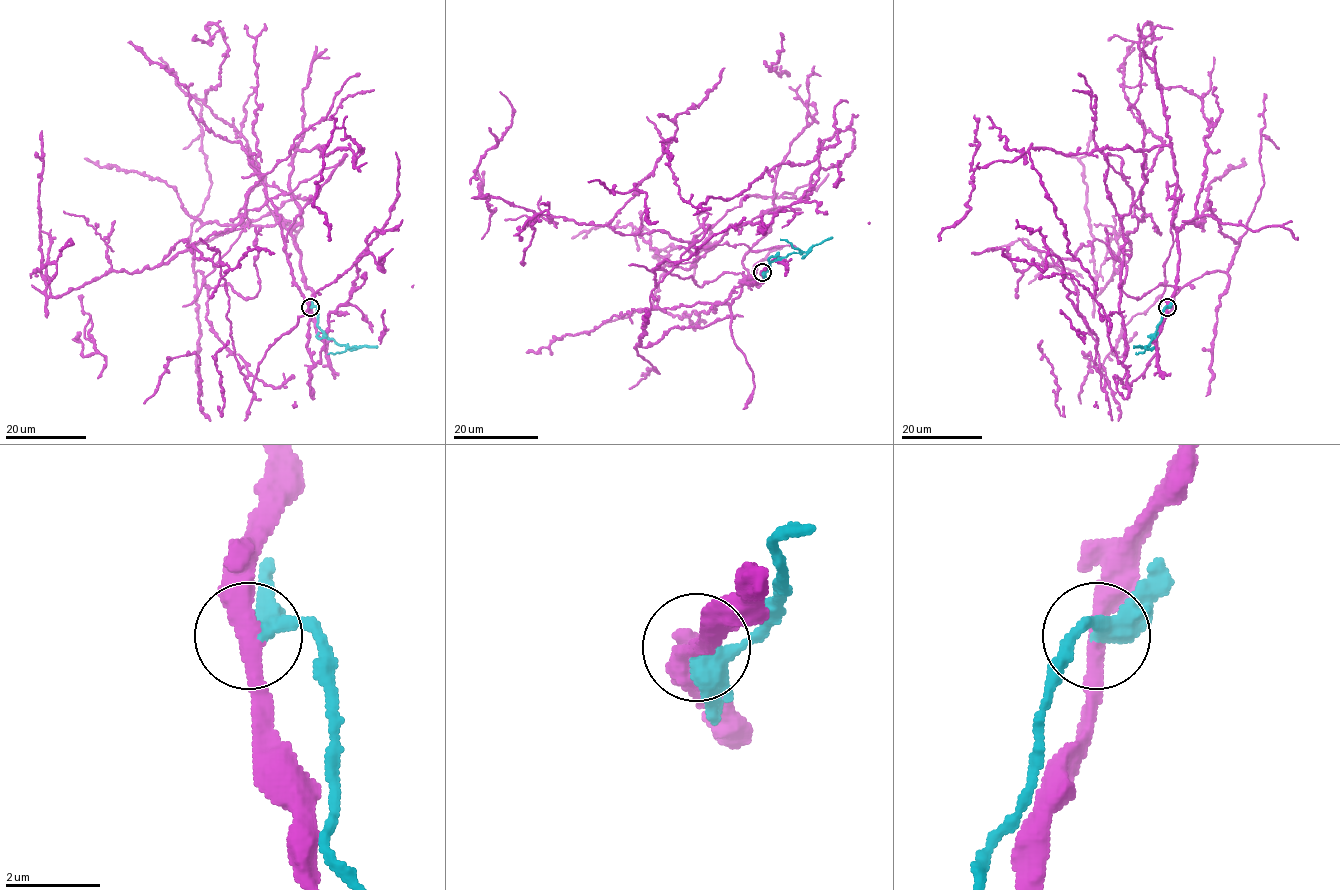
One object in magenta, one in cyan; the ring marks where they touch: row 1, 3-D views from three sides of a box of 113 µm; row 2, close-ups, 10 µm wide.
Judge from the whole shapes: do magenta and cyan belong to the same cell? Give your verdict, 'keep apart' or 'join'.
keep apart

